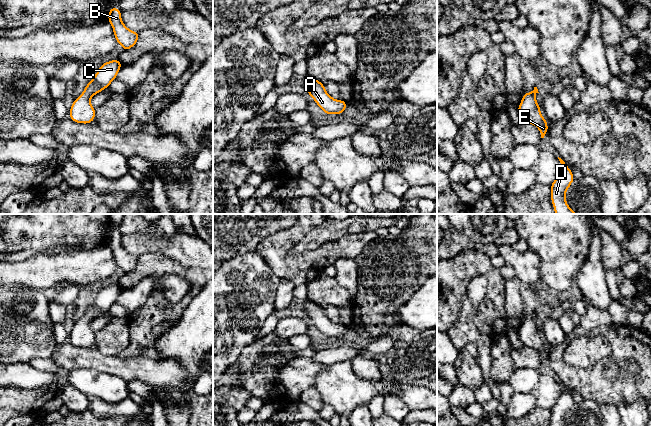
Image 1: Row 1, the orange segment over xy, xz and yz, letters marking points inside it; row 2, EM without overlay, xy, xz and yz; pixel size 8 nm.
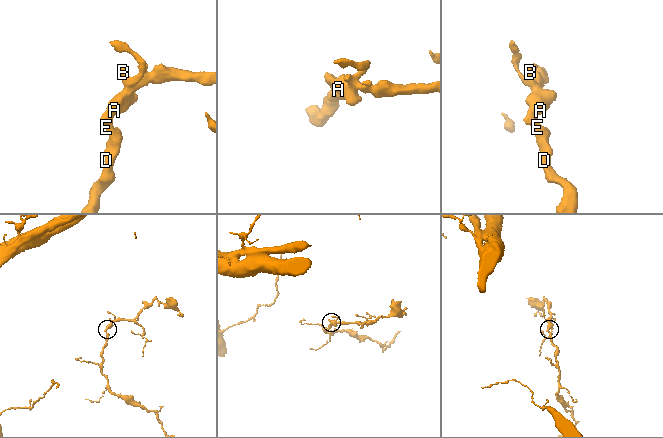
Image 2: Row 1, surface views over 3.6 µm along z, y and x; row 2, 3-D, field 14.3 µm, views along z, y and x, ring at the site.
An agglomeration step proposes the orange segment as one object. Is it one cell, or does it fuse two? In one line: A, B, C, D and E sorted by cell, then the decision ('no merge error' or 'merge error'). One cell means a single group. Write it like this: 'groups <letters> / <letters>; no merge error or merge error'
groups A B C D E; no merge error

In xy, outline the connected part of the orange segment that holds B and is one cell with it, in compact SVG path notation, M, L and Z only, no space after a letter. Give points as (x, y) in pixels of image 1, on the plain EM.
M111 231L108 244L112 249L115 262L125 275L132 272L138 265L139 257L129 254L122 246L121 235Z

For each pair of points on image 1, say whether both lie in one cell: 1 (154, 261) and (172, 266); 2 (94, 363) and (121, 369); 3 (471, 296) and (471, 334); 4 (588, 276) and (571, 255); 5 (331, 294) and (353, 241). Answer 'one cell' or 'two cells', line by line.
1: one cell
2: one cell
3: one cell
4: two cells
5: two cells

